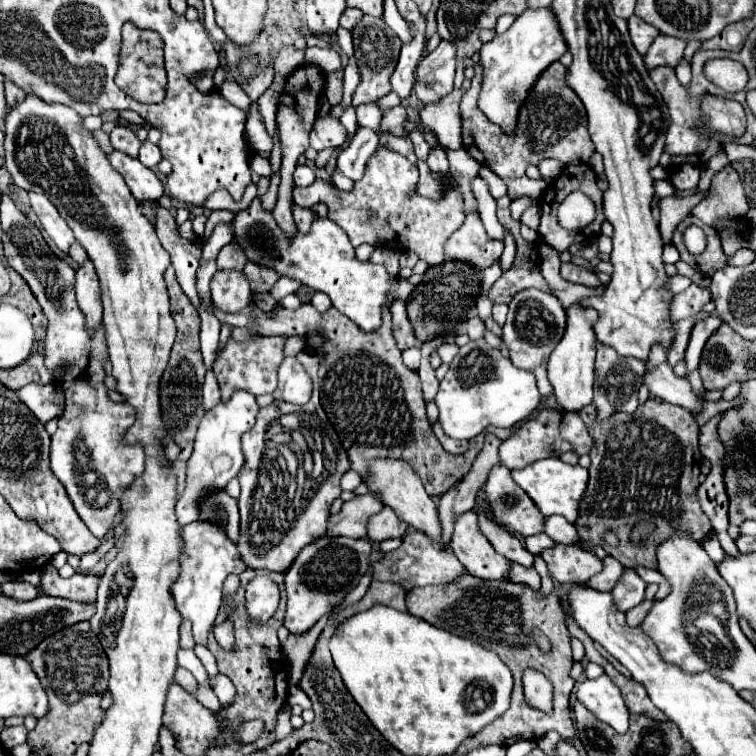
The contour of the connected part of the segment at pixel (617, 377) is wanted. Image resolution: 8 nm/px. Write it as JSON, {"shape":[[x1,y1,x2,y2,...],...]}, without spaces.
{"shape":[[596,342,596,384,594,384,594,404,598,408,598,420,610,418,614,412,632,414,638,408,638,390,644,380,644,362,628,356,616,354,614,348,608,348]]}

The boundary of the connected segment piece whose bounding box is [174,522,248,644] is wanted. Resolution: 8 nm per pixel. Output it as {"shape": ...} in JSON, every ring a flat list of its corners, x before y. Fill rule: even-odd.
{"shape":[[192,522,184,526,184,554,180,558,182,572,180,580,174,588,174,600,184,618,188,618,194,626,196,644,206,644,206,636,212,628,212,622,222,604,222,584,230,574,242,574,248,566,238,554,236,544,226,536,226,532,218,524,210,522]]}

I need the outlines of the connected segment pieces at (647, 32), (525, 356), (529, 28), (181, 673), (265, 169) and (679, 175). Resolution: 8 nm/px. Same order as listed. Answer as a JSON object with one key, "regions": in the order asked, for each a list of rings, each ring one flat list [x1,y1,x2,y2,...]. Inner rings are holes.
{"regions":[[[630,16,628,18,628,32,630,32,630,38,632,38,632,44,634,48,644,56,644,52,650,48,652,40,660,34,656,32,656,28,652,28,648,22,640,20,638,16]],[[524,290,514,296,510,302,510,312,504,322,504,342,510,350,510,360,516,368,528,370,536,376,538,388,542,396,552,394,552,386,546,378,546,362,550,352,556,348,556,344,562,340,564,330,566,330,566,310,558,302,556,296,542,292,542,290]],[[550,8,524,10,504,34,498,34,492,42,480,48,478,62,482,66,482,90,478,96,478,108,492,124,500,126,506,136,514,136,520,108,532,86,552,62,560,60,566,50,568,48,560,36,560,28,556,28,556,18]],[[178,667,174,675,174,681,182,686,182,688,184,688,184,690,186,690,189,694,196,697,198,683,192,673,182,667]],[[252,154,252,158,250,158,250,168,252,168,252,172,256,172,258,176,270,176,270,162,268,162,264,156,260,156,260,154]],[[684,164,680,166,672,176,670,182,678,188,678,190,692,190,700,180,700,168,692,166,692,164]]]}

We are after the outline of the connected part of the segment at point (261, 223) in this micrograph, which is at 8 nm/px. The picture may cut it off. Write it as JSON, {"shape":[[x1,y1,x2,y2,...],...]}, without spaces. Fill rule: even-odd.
{"shape":[[254,198,248,210,236,214,232,226,236,232,234,242,238,242,244,248,244,252,246,246,256,246,262,254,264,266,274,268,284,276,296,278,302,284,310,286,312,290,328,294,332,306,340,310,344,316,348,316,364,332,376,332,382,326,382,306,390,306,394,300,408,302,416,288,402,276,392,278,384,266,372,262,360,262,346,232,328,218,316,216,310,234,298,232,296,240,288,244,288,240,280,236,280,228,276,228,272,214,262,210,260,198]]}

